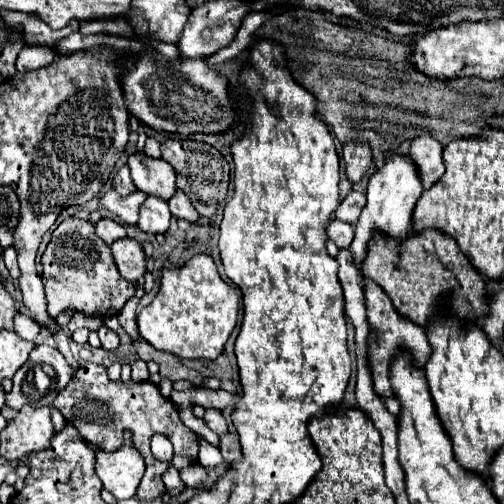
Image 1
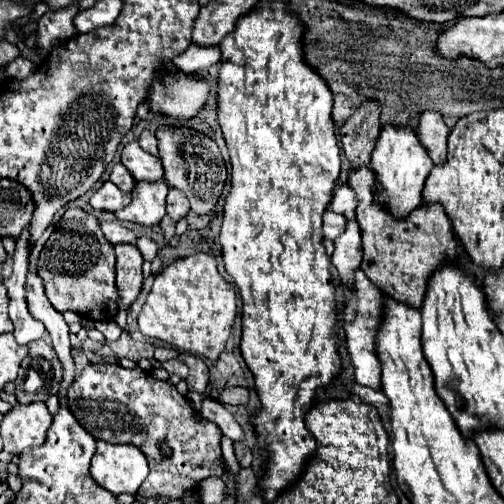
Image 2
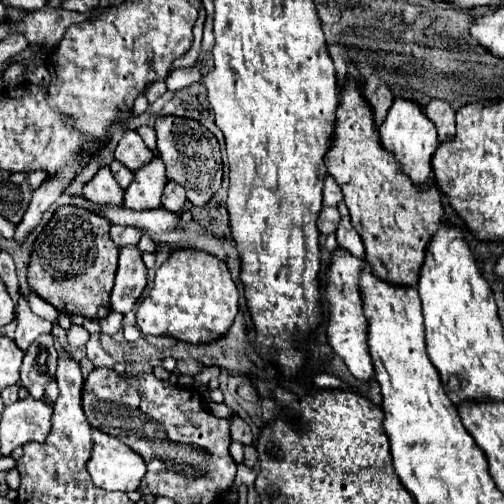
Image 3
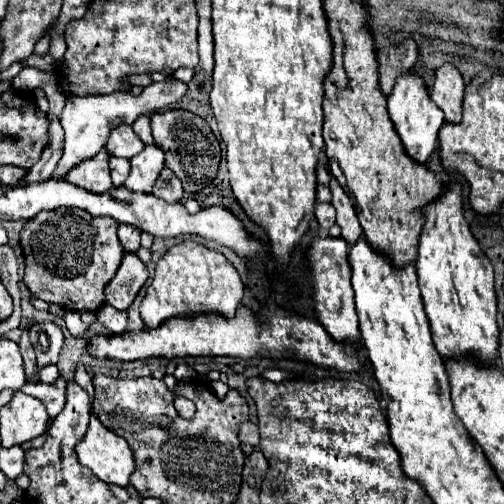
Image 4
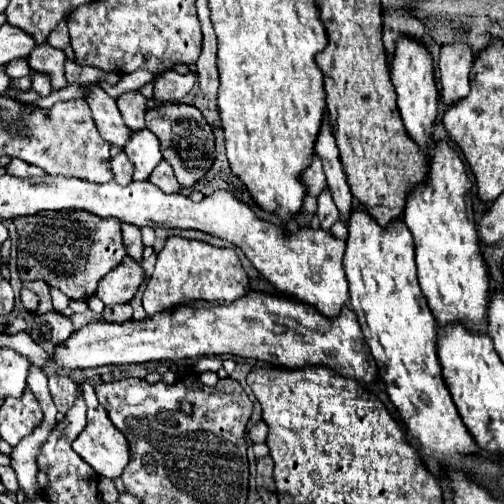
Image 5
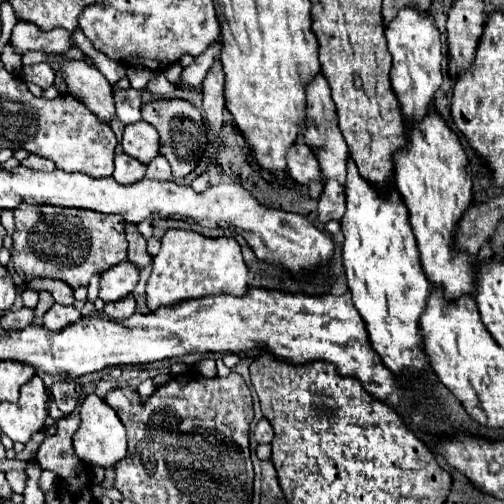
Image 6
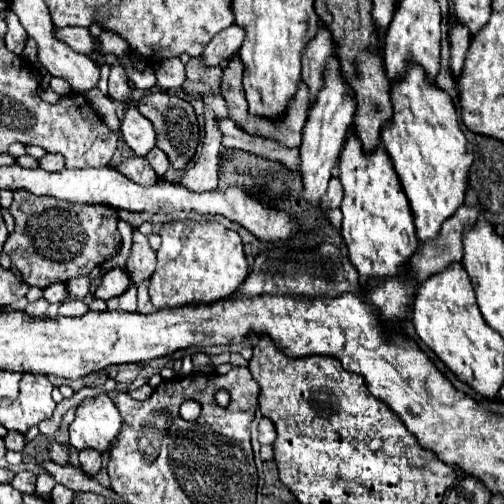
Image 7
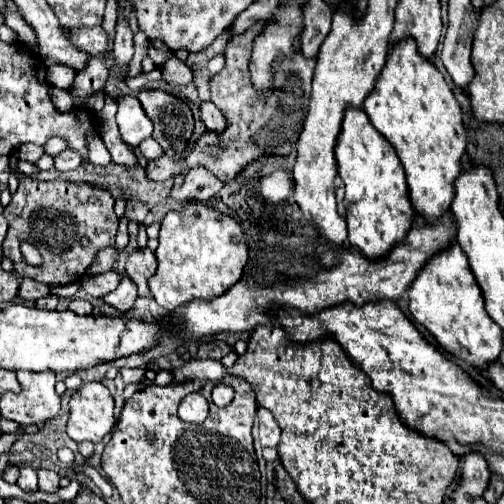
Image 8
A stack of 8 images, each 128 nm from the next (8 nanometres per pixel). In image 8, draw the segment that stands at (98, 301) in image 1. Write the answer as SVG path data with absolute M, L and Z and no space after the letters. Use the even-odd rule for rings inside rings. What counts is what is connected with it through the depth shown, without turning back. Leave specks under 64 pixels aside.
M22 178L18 190L12 194L10 204L4 208L8 220L8 236L2 244L4 256L14 262L14 272L22 278L32 278L46 286L70 284L84 276L94 262L98 250L112 246L118 230L118 218L114 214L114 198L110 192L94 188L90 184L76 184L68 180L38 182ZM82 236L88 238L88 246L82 246ZM30 242L42 254L42 264L30 266L24 262L20 244Z

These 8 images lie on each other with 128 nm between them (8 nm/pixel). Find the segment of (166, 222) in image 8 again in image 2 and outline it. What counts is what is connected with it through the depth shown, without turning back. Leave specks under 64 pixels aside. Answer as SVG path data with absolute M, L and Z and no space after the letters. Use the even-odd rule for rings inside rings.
M204 252L180 258L164 268L156 278L138 316L144 336L152 336L182 352L216 360L226 346L236 318L236 290L216 270L216 258Z

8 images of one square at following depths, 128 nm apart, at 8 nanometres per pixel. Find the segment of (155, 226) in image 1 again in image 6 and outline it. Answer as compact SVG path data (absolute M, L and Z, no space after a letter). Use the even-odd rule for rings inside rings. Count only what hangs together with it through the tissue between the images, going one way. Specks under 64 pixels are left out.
M144 120L128 124L124 130L122 148L128 156L140 160L142 164L150 164L160 154L160 140L156 128L152 128Z

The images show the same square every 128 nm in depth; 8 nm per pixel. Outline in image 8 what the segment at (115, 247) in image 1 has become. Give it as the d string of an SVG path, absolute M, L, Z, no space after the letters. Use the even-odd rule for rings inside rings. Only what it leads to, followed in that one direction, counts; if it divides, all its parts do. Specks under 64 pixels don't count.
M104 272L104 274L98 274L94 278L84 278L80 282L80 286L94 298L102 298L106 296L108 292L116 290L120 284L120 274L116 272Z

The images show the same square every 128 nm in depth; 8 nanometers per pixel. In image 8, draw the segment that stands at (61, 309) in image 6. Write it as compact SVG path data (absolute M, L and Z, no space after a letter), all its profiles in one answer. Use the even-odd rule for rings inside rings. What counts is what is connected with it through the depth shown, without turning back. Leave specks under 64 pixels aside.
M74 298L70 300L70 310L78 316L88 316L92 312L92 304L88 300L80 300L80 298Z

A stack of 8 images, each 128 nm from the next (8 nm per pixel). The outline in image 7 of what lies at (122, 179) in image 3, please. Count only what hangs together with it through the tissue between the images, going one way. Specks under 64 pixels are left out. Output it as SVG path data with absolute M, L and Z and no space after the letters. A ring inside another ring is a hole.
M138 156L126 158L120 166L116 166L116 170L136 184L152 184L152 180L158 180L158 176L152 172L148 160L138 158Z

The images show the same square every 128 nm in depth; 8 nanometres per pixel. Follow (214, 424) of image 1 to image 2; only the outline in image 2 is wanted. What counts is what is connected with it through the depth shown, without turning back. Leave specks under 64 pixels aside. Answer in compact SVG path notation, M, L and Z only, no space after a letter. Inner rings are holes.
M212 396L202 400L202 416L210 422L214 422L224 436L232 438L232 440L242 440L244 432L242 428L236 424L234 416L224 408L224 404L220 404L218 400L214 400Z

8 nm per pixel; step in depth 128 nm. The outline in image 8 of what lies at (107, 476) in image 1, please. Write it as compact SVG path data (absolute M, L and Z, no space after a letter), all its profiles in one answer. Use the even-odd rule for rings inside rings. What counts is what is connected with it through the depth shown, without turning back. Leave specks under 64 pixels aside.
M90 382L78 388L70 398L68 436L74 442L100 442L114 426L114 398L100 382Z

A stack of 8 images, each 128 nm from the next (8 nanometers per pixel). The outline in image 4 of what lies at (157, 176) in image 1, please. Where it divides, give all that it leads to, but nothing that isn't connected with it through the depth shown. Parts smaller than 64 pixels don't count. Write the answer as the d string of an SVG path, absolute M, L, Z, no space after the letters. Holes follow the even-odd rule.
M122 124L120 128L116 128L116 132L112 132L112 136L108 138L106 150L112 156L120 156L120 158L134 158L136 154L142 152L144 142L134 134L132 128L128 128L126 124Z

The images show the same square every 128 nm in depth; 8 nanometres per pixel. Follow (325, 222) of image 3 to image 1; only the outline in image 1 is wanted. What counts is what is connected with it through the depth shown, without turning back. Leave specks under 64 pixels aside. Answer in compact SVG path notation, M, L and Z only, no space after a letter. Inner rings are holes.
M332 220L328 226L328 238L342 250L348 248L354 236L354 228L350 224L340 224L338 220Z

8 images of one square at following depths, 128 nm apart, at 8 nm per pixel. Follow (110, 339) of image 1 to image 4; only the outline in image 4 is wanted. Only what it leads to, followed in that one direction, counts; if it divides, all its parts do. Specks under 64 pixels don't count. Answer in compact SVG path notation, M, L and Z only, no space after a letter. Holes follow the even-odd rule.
M106 304L106 308L100 308L100 312L96 312L96 318L112 332L112 334L122 334L126 330L126 312L116 310L112 306Z

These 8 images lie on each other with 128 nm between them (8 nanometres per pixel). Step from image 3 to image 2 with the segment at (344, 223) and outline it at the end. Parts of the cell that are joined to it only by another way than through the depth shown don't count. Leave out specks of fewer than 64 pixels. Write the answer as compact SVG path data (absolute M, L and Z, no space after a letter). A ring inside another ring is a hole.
M348 220L346 230L338 240L334 240L336 250L332 254L332 264L338 270L340 284L348 290L354 290L354 274L362 262L362 242L360 228L356 220Z

